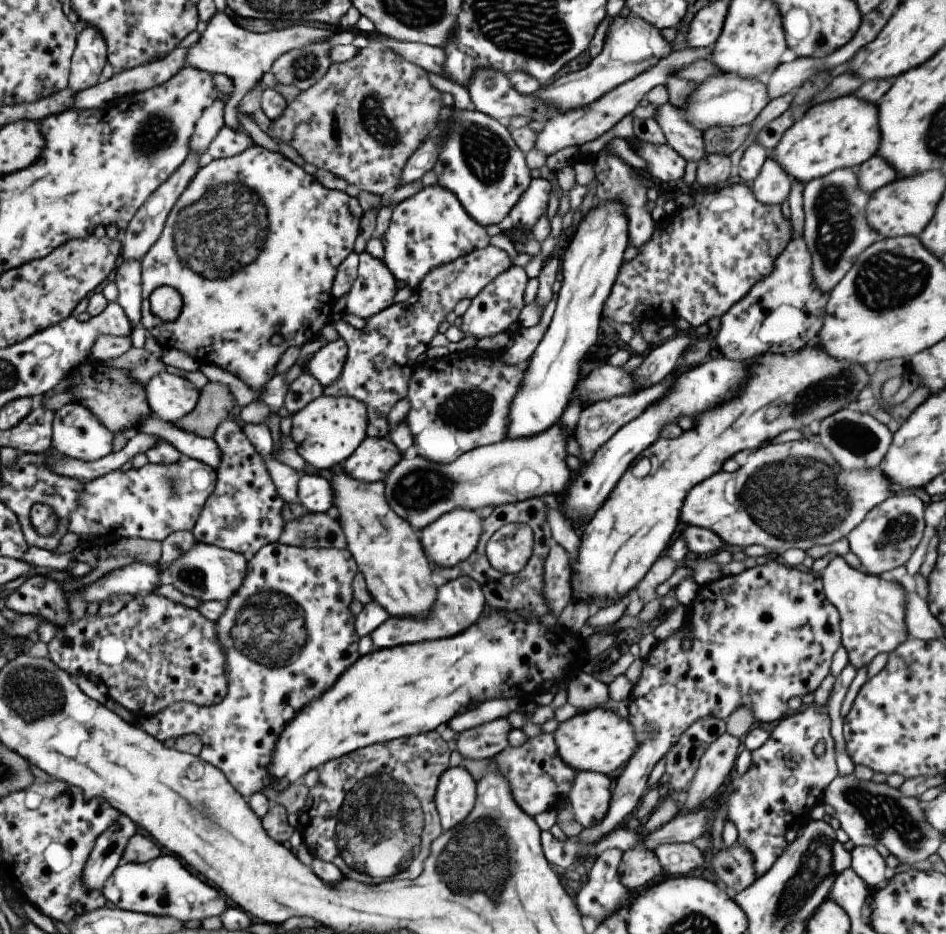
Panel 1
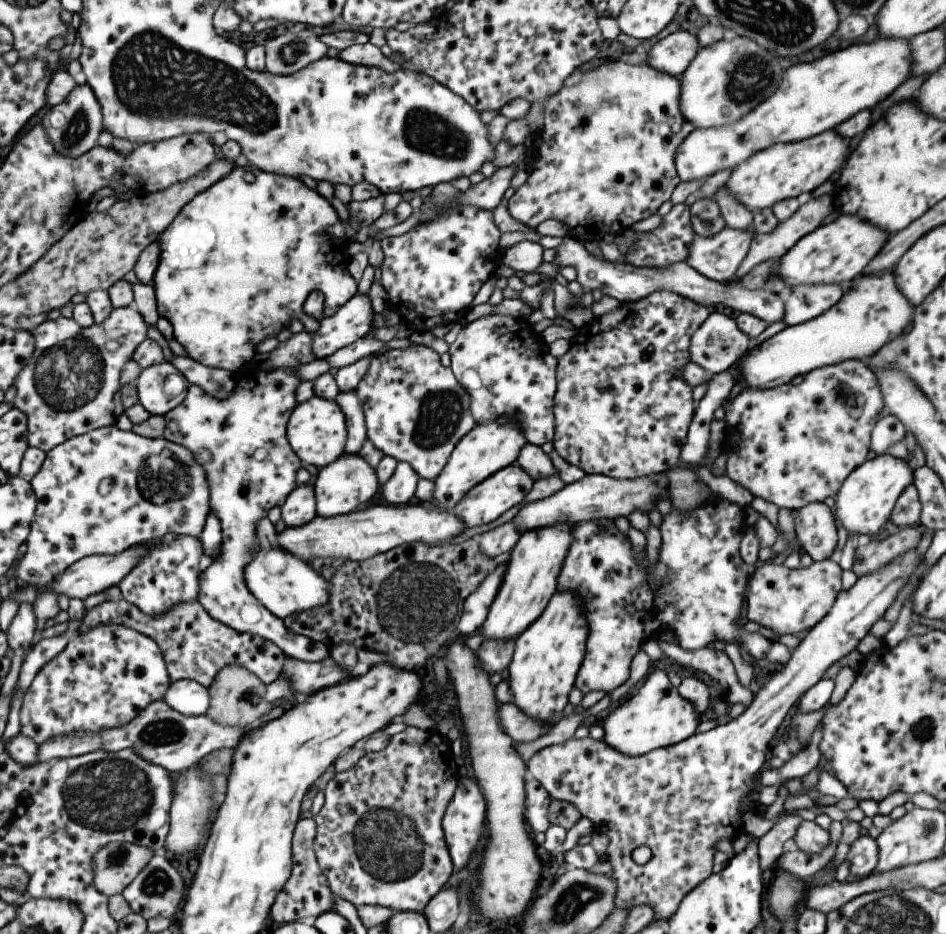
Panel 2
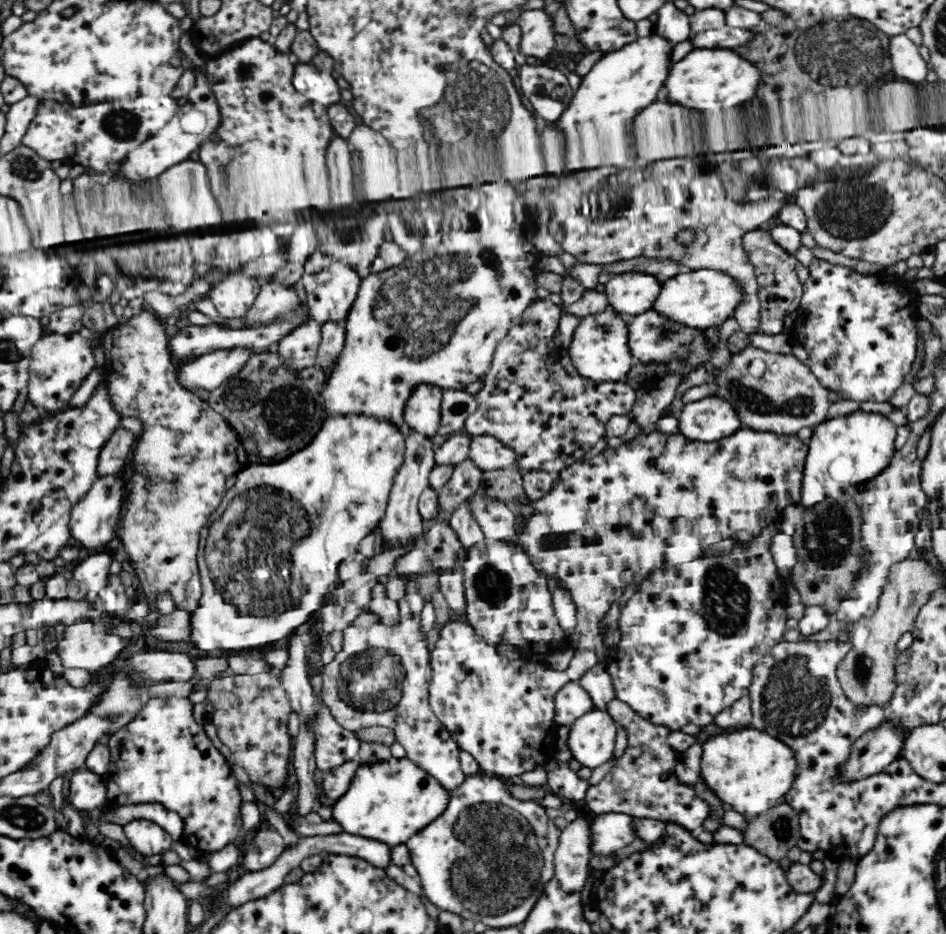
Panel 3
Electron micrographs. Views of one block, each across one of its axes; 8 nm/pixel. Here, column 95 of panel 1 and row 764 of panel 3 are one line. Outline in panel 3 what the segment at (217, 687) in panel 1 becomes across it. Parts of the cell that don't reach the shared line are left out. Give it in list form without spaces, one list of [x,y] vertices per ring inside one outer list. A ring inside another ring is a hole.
[[[616,697],[606,704],[606,712],[617,726],[622,726],[626,731],[628,747],[604,779],[596,786],[586,789],[581,809],[592,815],[618,812],[664,823],[674,821],[691,831],[703,826],[704,820],[710,817],[712,805],[698,796],[695,786],[682,784],[674,775],[678,753],[668,743],[670,729],[650,725],[650,722],[638,717],[630,706]]]

